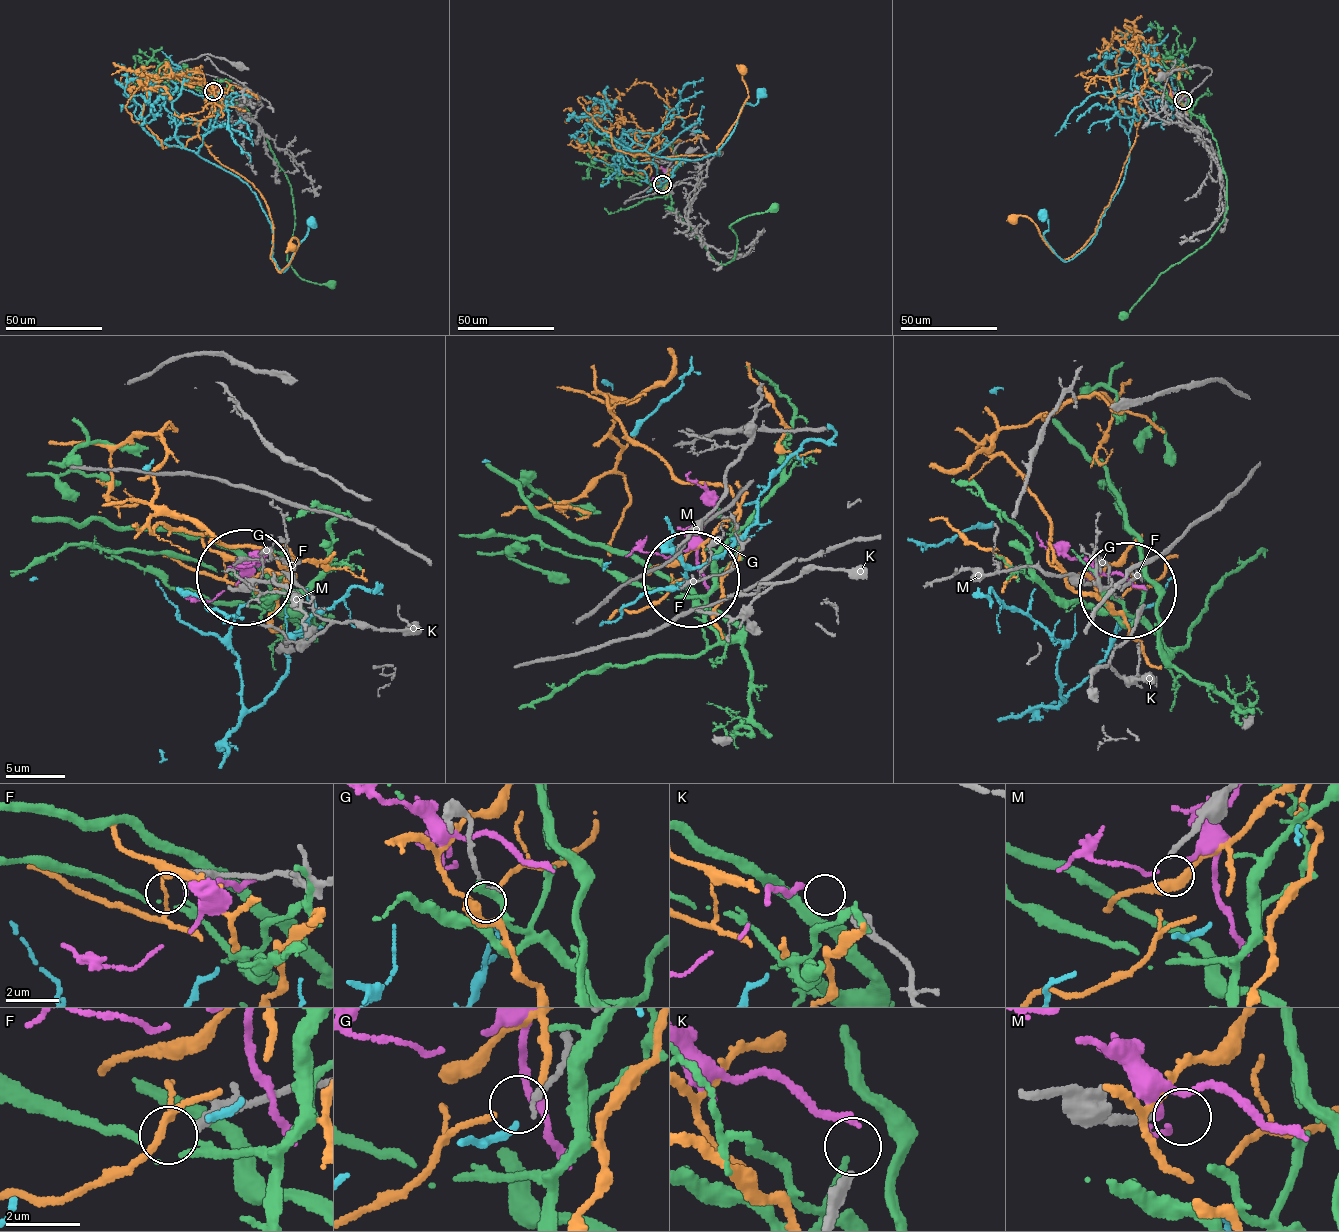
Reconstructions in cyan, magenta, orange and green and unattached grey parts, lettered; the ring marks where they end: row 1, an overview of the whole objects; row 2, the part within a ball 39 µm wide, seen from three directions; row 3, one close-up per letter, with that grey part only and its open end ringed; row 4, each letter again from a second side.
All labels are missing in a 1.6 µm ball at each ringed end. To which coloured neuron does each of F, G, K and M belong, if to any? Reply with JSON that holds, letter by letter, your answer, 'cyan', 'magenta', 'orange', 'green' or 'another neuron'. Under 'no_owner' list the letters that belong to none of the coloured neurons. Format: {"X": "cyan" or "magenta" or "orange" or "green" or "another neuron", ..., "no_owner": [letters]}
{"F": "another neuron", "G": "cyan", "K": "magenta", "M": "another neuron", "no_owner": ["F", "M"]}

